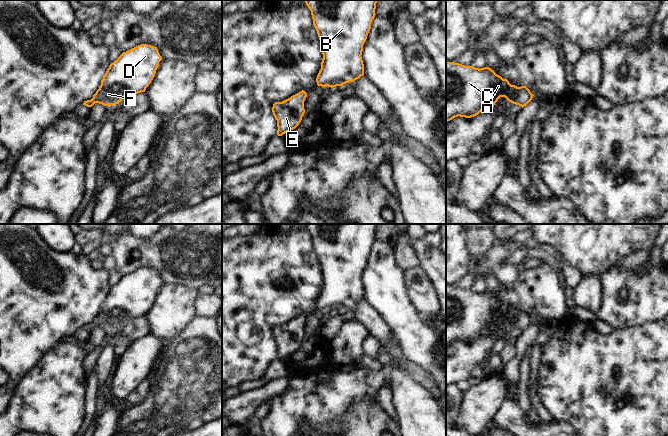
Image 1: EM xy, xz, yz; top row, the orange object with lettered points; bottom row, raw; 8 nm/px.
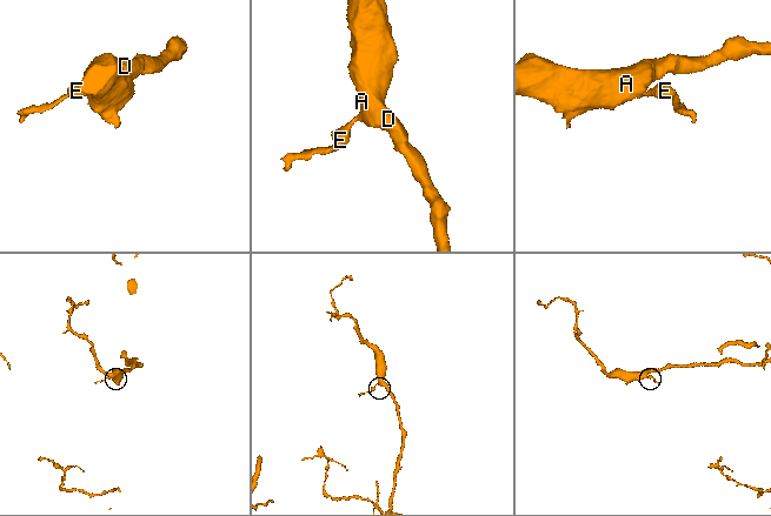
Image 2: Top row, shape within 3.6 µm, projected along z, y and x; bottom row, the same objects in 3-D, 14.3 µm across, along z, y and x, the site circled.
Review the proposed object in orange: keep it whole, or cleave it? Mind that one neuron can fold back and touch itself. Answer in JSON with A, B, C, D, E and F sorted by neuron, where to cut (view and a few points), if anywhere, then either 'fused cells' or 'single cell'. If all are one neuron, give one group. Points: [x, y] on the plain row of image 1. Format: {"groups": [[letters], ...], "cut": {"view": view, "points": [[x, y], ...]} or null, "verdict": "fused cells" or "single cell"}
{"groups": [["A", "B", "C", "D", "E", "F"]], "cut": null, "verdict": "single cell"}

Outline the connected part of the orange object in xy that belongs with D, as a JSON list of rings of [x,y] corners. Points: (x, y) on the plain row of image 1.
[[[148,268],[123,276],[110,288],[93,322],[84,325],[83,329],[92,331],[99,327],[114,330],[125,321],[145,316],[161,284],[158,273]]]

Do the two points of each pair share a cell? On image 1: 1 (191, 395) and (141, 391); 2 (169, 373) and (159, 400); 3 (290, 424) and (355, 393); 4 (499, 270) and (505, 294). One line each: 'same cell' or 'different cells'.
1: different cells
2: same cell
3: same cell
4: different cells

